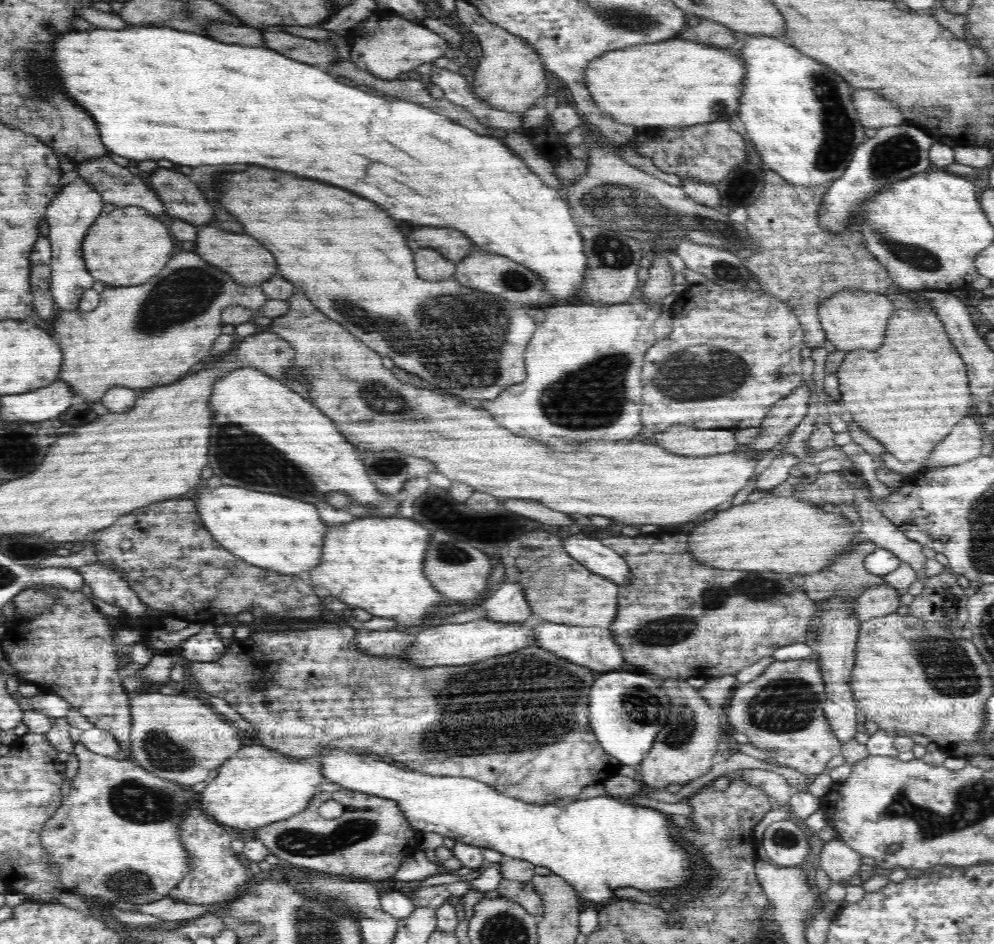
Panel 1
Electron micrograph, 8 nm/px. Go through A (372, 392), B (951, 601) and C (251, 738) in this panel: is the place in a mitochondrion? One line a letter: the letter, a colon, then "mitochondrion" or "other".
A: mitochondrion
B: mitochondrion
C: other

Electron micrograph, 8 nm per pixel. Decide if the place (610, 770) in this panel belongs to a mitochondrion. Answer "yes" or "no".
no

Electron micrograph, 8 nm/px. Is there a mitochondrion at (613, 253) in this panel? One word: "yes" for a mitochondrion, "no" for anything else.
yes

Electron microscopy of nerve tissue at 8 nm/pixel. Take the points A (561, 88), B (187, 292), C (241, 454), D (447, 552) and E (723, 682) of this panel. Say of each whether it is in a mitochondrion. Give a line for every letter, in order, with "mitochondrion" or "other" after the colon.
A: other
B: mitochondrion
C: mitochondrion
D: mitochondrion
E: other

